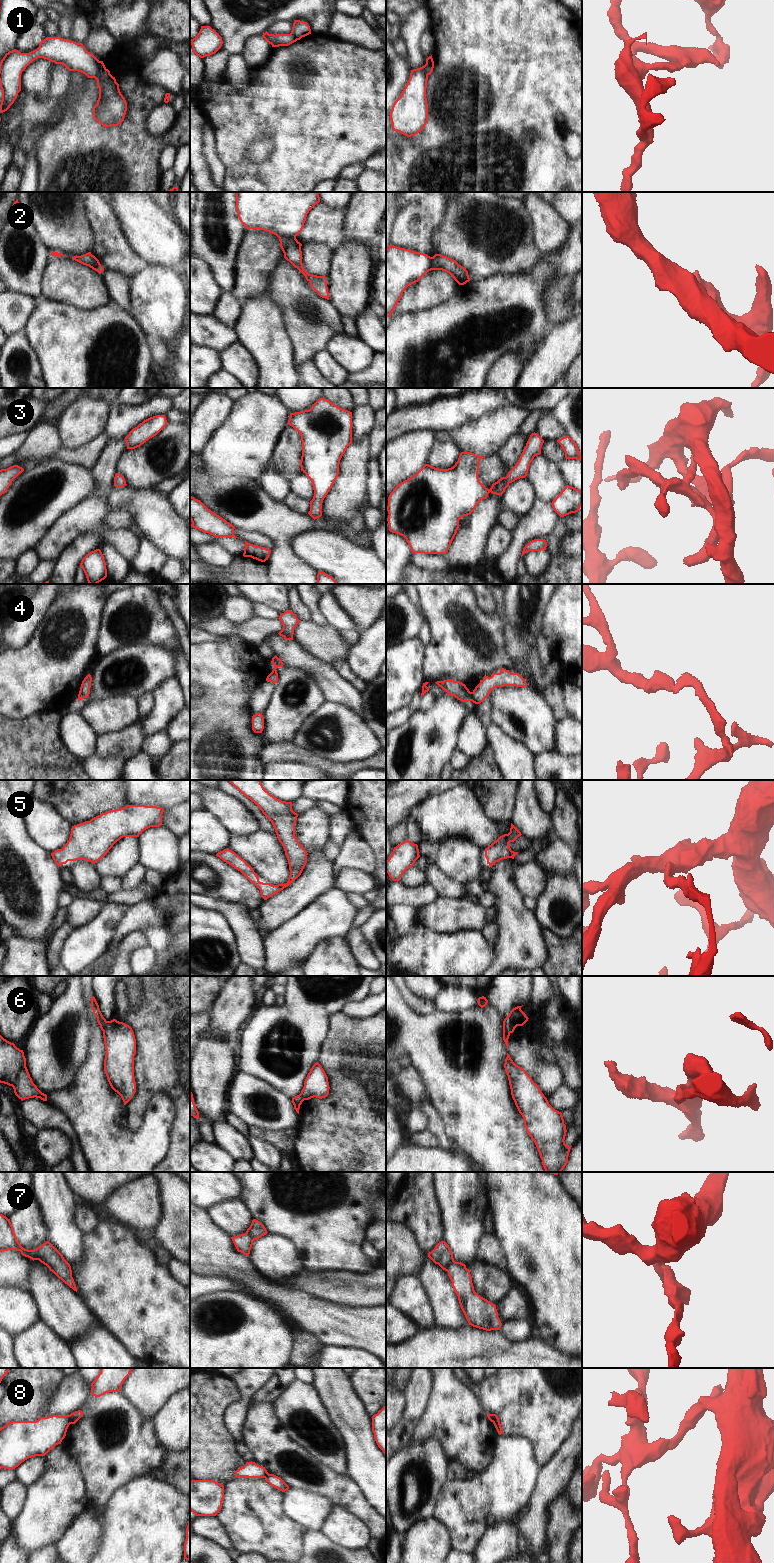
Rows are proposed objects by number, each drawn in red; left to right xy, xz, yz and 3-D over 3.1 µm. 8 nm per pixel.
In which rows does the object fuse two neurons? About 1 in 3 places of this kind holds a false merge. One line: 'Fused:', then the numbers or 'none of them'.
Fused: 1, 2, 4, 6, 7, 8

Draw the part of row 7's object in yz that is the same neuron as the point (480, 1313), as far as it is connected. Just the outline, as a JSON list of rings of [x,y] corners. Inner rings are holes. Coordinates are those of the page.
[[[453,1261],[447,1272],[469,1325],[486,1331],[500,1330],[502,1323],[496,1305],[475,1292],[470,1270],[466,1265]]]

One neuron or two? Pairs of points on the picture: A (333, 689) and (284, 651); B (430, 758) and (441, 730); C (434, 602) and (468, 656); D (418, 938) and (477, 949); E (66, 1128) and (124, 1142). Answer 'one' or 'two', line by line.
A: one
B: one
C: one
D: one
E: two

